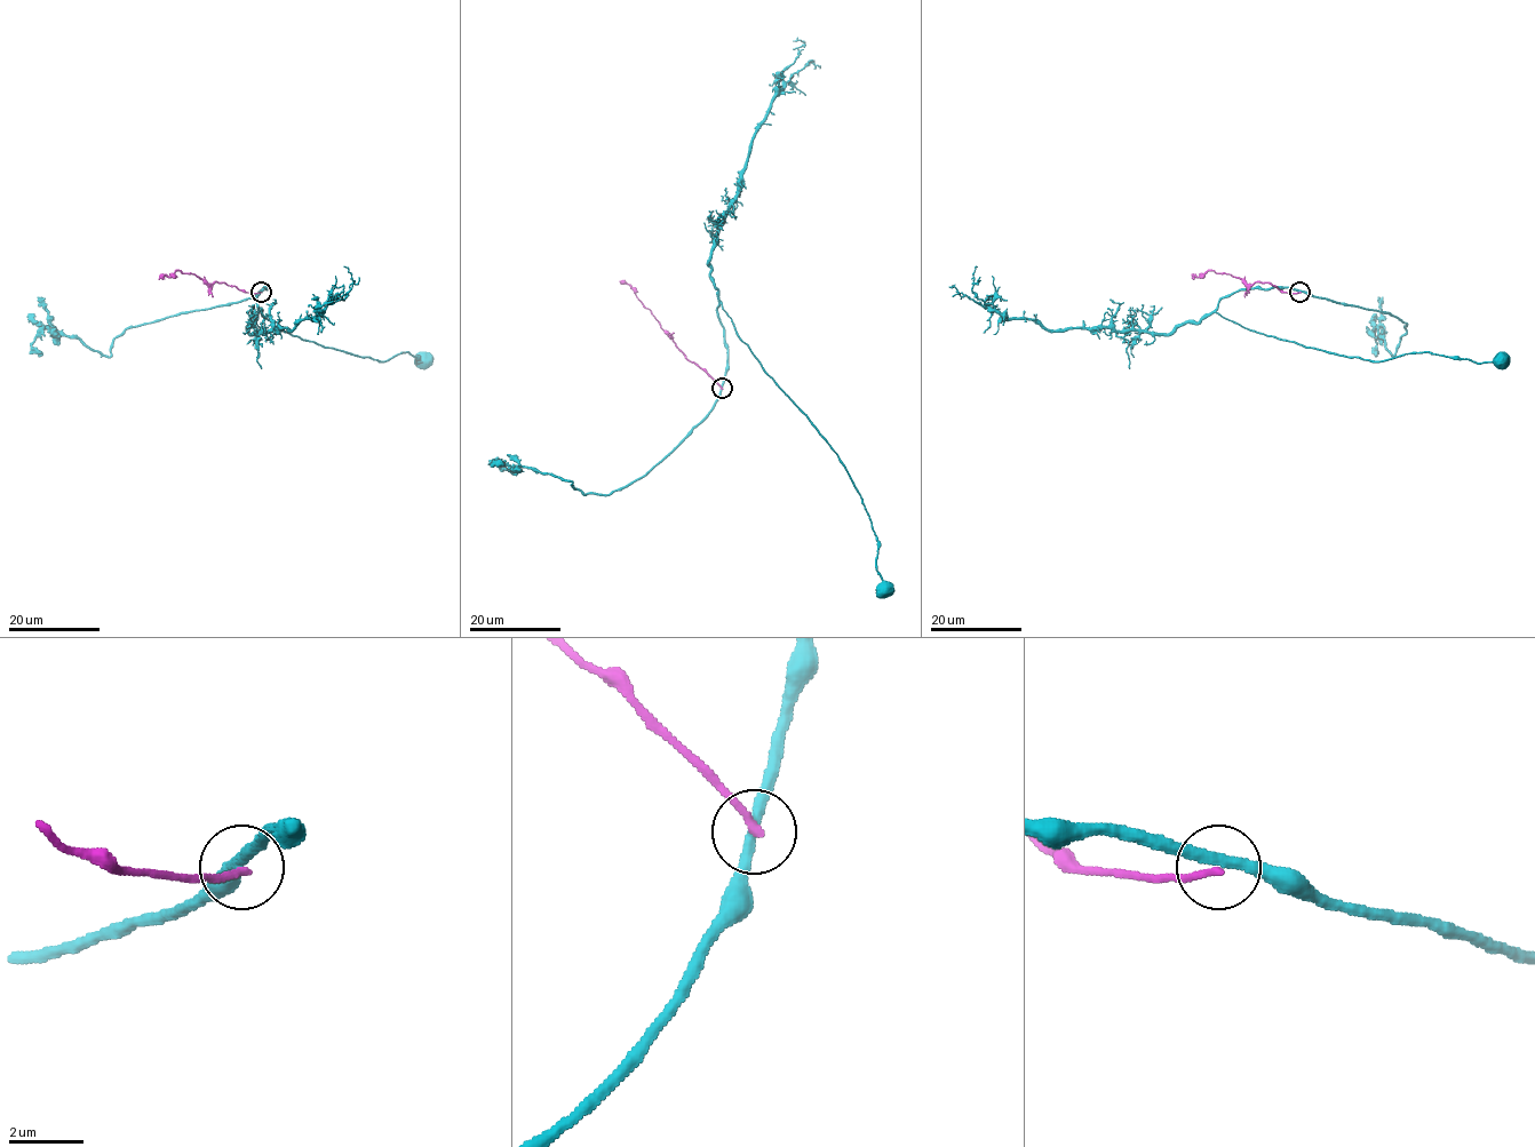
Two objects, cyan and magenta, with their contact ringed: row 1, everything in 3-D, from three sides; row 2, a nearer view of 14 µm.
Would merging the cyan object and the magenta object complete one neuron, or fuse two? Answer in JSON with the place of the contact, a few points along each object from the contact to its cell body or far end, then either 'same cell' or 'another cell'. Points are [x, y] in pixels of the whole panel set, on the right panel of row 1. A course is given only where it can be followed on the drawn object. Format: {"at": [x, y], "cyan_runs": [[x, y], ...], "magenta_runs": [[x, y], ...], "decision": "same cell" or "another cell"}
{"at": [1299, 292], "cyan_runs": [[1299, 291], [1241, 288], [1222, 299], [1216, 311], [1250, 329], [1368, 360], [1426, 351], [1500, 367], [1502, 361]], "magenta_runs": [[1299, 292], [1282, 292], [1269, 283], [1247, 284], [1239, 277], [1213, 270], [1193, 279]], "decision": "another cell"}

